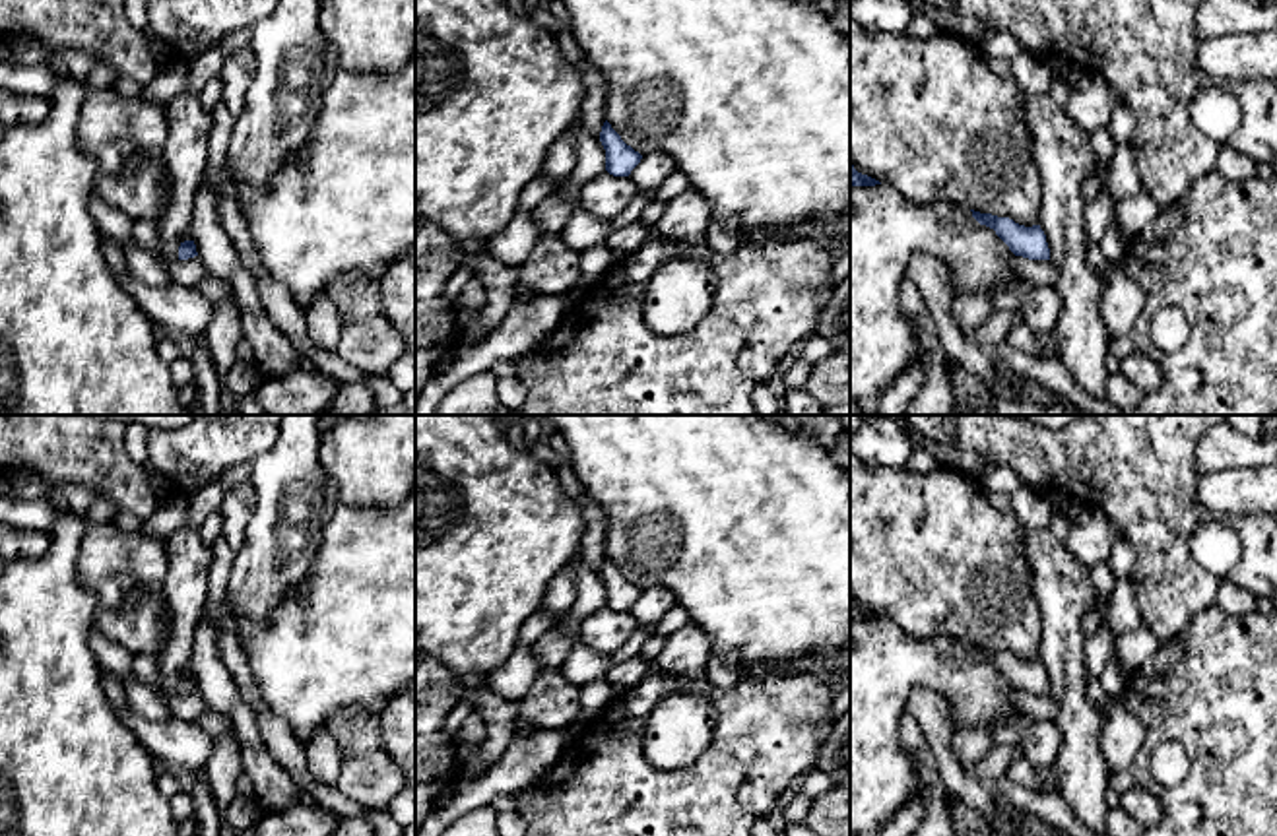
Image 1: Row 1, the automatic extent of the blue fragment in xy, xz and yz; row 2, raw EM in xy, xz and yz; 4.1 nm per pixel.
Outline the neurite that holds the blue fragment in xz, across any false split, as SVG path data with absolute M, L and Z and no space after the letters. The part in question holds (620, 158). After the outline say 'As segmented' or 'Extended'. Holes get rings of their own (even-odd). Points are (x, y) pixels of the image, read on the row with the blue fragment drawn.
M607 120L602 126L600 142L606 149L606 171L613 177L629 177L642 159L638 151L621 140Z. As segmented

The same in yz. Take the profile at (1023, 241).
M972 211L972 217L990 229L1009 246L1015 256L1029 260L1050 260L1050 248L1040 225L1025 227L1009 217L998 217L992 213Z. As segmented

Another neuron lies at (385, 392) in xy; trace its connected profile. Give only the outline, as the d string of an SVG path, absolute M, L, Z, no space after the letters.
M365 374L363 382L371 388L378 407L394 407L402 403L404 392L396 388L388 374Z

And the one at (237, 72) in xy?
M245 47L227 56L219 72L219 78L223 80L221 101L233 113L233 116L239 116L245 111L245 101L254 72L256 72L256 58L250 47Z

